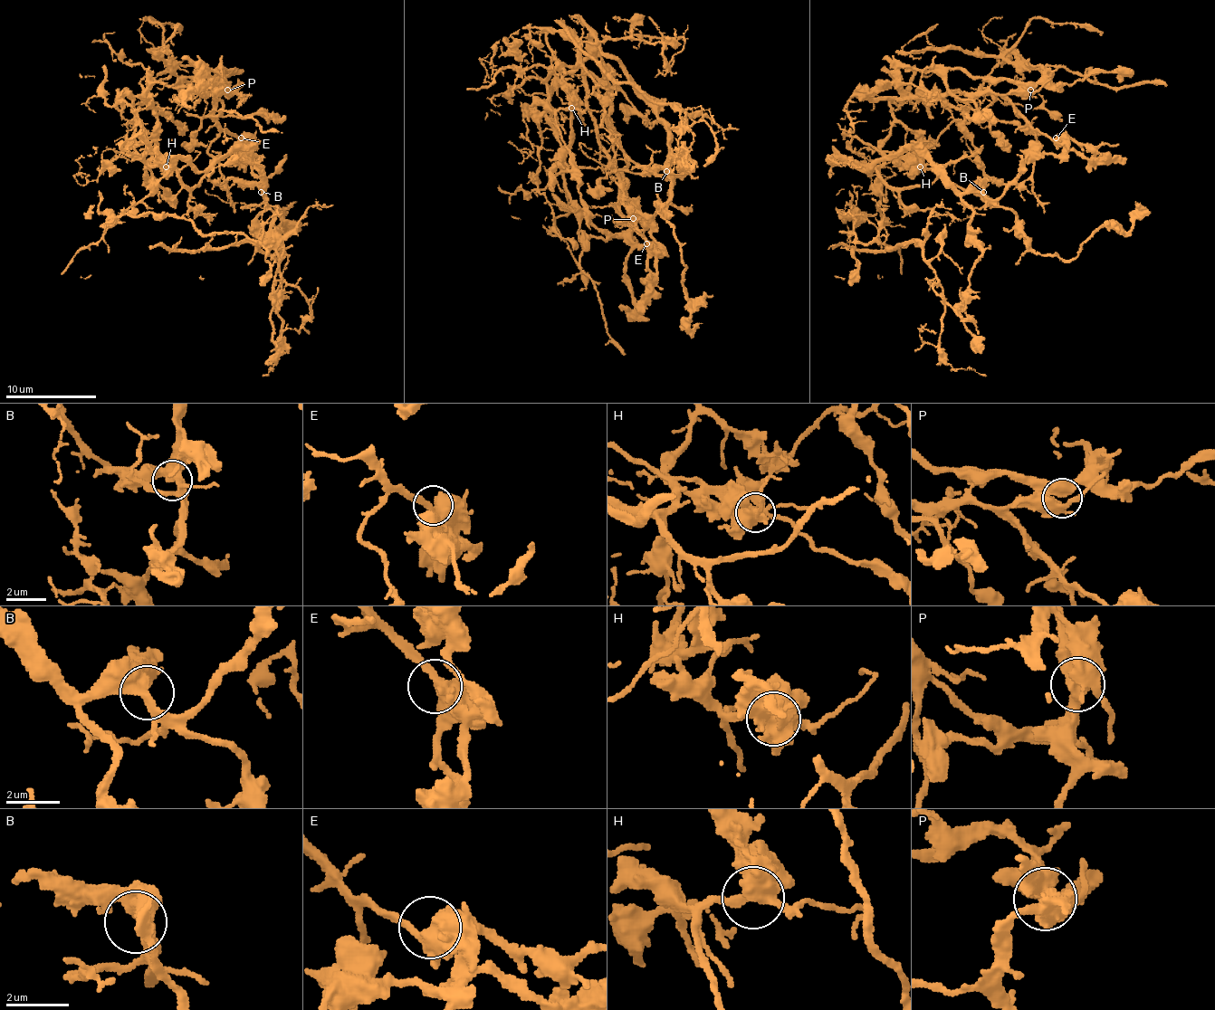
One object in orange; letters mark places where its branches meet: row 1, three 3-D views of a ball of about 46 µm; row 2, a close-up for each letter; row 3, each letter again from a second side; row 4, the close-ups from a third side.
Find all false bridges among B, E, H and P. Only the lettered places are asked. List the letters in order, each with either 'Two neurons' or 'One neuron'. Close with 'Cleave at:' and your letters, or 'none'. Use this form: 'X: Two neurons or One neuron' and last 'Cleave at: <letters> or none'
B: One neuron
E: One neuron
H: One neuron
P: One neuron
Cleave at: none

